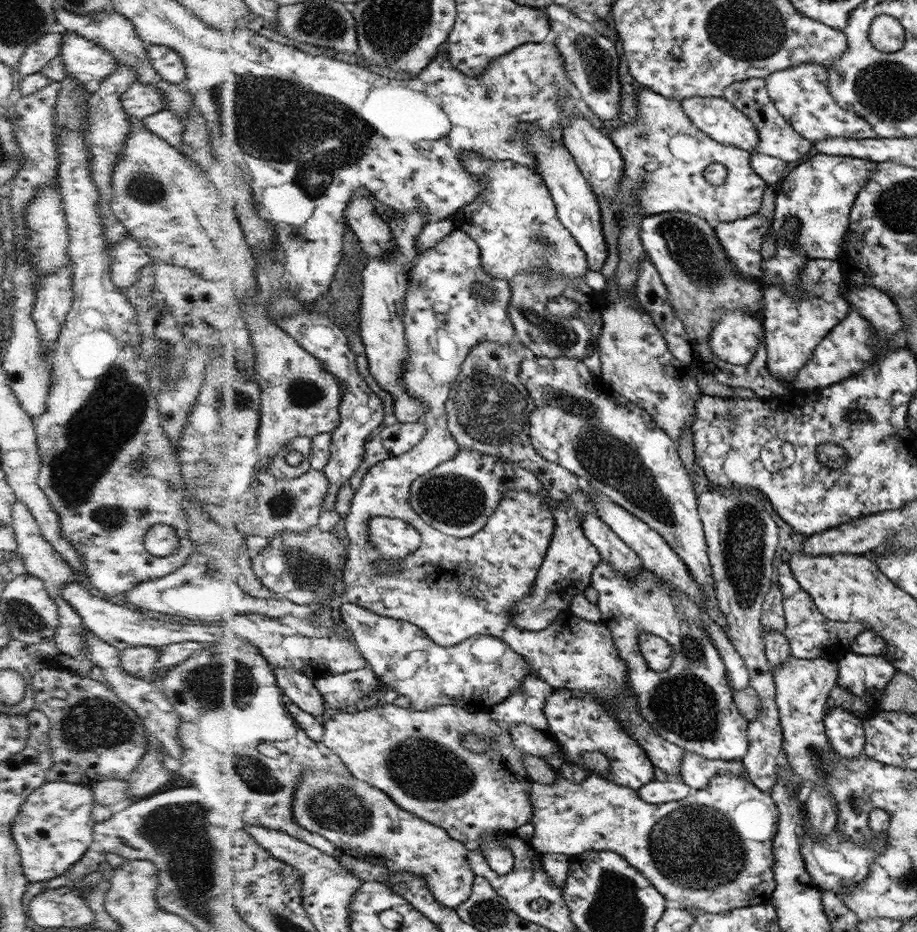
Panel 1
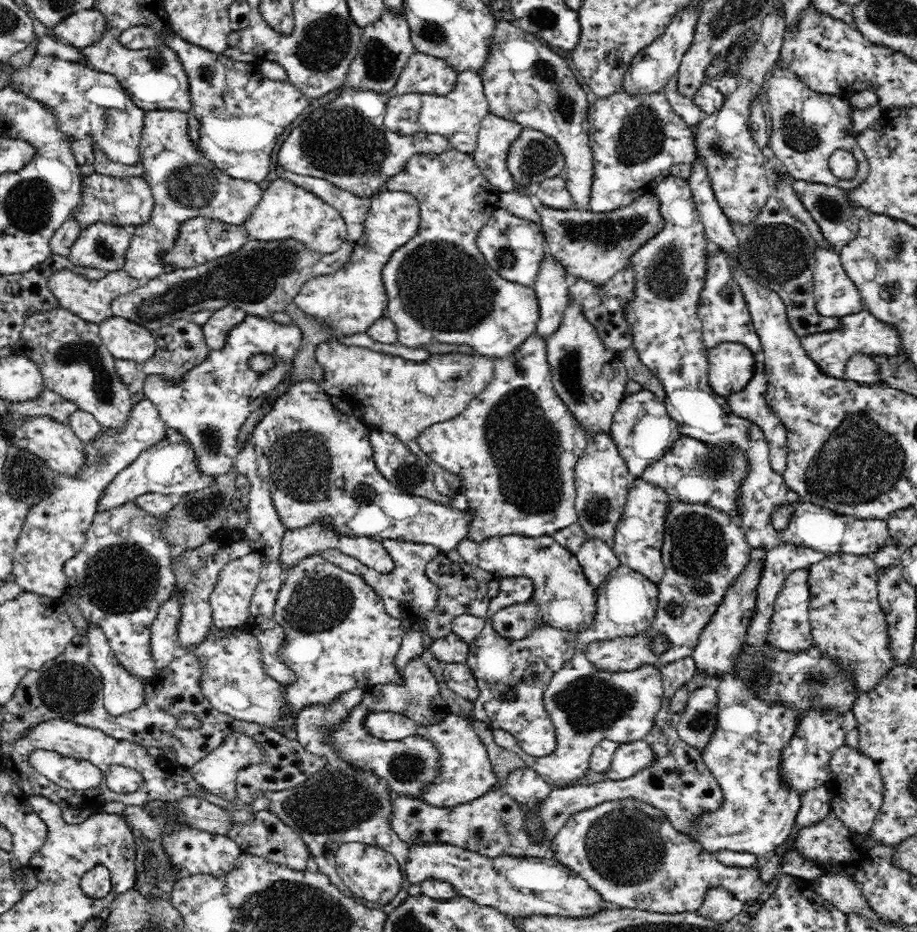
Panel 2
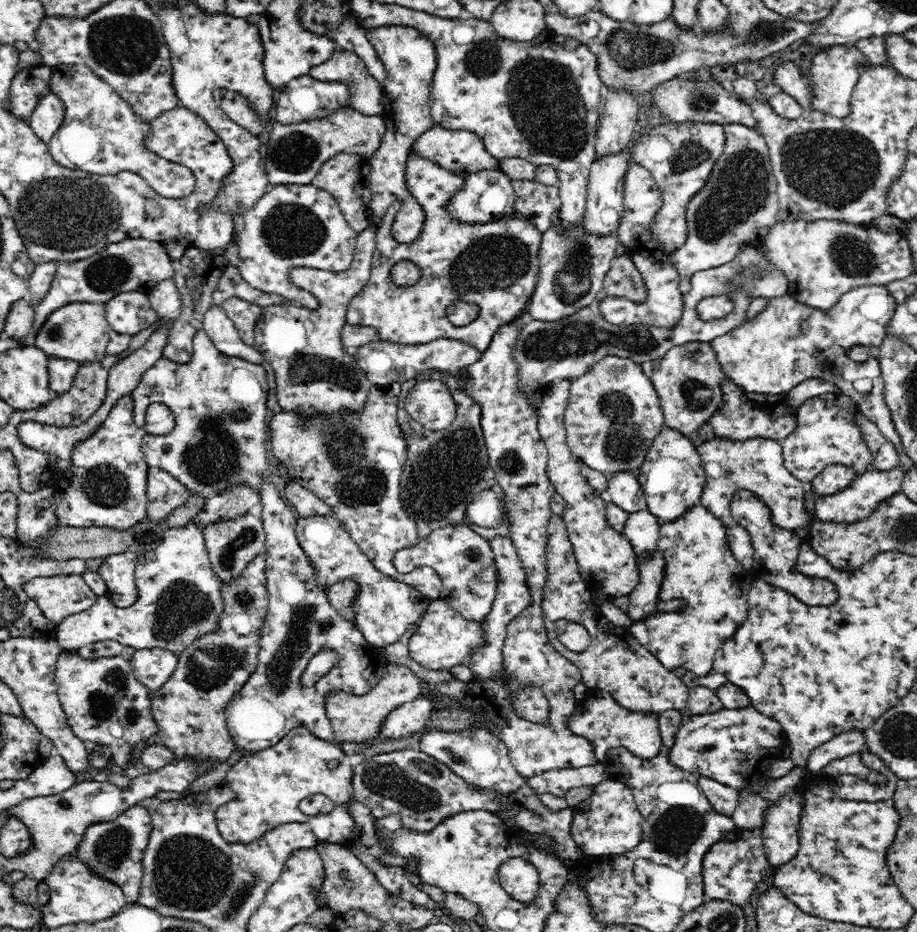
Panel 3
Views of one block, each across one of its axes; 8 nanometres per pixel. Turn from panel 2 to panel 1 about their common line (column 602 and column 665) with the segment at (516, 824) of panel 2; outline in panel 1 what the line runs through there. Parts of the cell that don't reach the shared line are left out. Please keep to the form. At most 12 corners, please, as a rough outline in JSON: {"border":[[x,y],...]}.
{"border":[[668,778],[647,782],[637,793],[648,804],[688,797],[687,783]]}

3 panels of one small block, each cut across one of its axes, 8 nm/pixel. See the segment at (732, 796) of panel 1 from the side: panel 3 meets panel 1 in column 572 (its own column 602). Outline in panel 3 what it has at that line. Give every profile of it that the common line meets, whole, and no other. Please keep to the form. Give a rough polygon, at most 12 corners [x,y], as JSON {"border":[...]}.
{"border":[[610,778],[572,808],[571,837],[587,856],[643,841],[632,791]]}

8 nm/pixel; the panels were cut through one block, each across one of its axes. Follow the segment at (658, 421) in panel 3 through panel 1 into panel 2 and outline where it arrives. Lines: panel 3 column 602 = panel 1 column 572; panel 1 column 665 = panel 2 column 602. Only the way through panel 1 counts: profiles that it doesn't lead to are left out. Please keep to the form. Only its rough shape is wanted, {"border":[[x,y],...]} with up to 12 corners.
{"border":[[589,432],[574,467],[578,522],[614,542],[631,487],[610,432]]}

